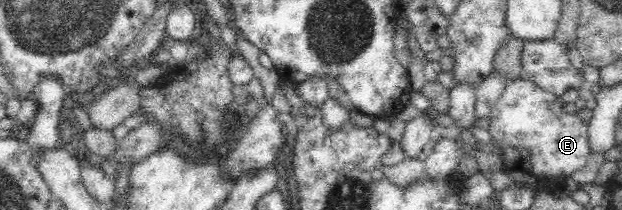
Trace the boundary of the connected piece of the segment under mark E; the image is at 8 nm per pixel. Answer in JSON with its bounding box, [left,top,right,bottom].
[488,78,592,192]

